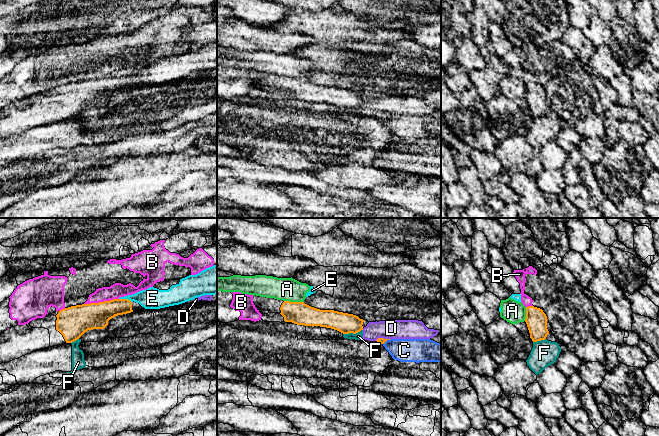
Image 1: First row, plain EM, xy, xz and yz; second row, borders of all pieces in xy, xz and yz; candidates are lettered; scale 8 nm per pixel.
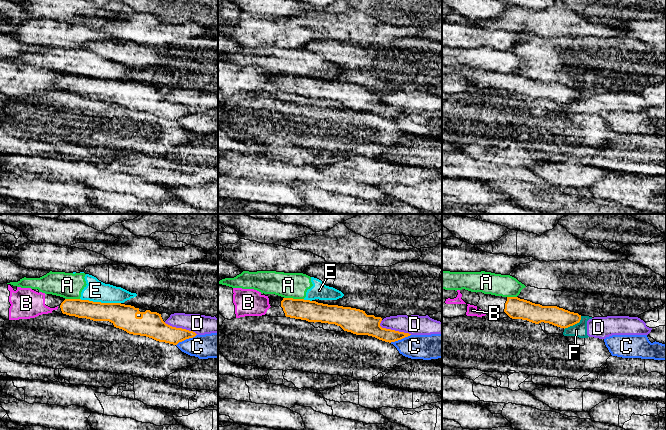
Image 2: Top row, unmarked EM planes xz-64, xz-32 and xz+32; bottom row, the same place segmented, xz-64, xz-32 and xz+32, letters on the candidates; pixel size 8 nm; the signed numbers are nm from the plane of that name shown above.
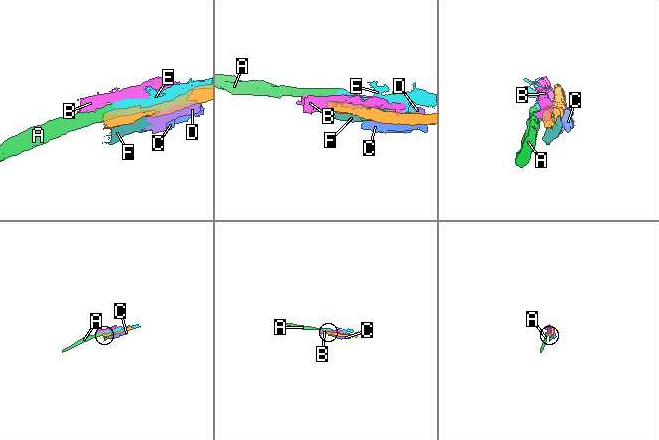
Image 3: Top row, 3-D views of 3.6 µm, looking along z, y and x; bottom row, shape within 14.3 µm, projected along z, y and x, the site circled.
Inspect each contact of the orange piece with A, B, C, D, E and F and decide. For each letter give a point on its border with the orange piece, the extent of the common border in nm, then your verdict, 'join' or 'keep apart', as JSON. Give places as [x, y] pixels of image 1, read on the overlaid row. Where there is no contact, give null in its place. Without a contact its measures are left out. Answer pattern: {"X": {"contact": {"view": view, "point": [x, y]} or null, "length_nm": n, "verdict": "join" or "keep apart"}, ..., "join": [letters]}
{"A": {"contact": {"view": "xz", "point": [294, 302]}, "length_nm": 160, "verdict": "keep apart"}, "B": {"contact": {"view": "xy", "point": [101, 302]}, "length_nm": 280, "verdict": "keep apart"}, "C": {"contact": {"view": "xz", "point": [386, 340]}, "length_nm": 80, "verdict": "keep apart"}, "D": {"contact": {"view": "xz", "point": [382, 338]}, "length_nm": 120, "verdict": "keep apart"}, "E": {"contact": {"view": "xy", "point": [125, 299]}, "length_nm": 110, "verdict": "keep apart"}, "F": {"contact": {"view": "xz", "point": [352, 332]}, "length_nm": 170, "verdict": "keep apart"}, "join": []}

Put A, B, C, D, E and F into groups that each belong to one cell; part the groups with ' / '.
A E / B / C / D F

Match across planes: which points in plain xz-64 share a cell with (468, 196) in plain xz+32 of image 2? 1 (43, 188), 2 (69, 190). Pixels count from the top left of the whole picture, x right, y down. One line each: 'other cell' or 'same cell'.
1: same cell
2: same cell

